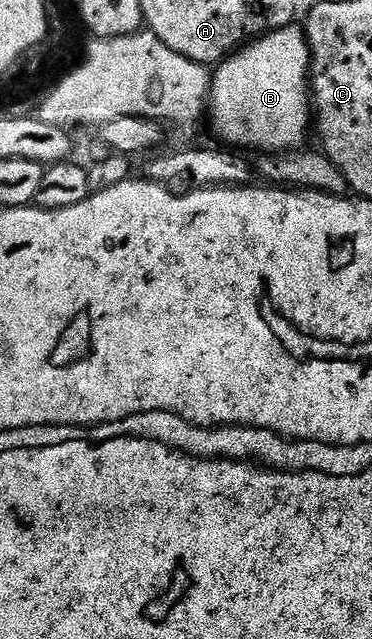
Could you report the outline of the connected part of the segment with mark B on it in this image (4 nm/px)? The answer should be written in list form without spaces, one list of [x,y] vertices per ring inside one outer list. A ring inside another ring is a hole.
[[[297,24],[262,34],[230,54],[212,71],[209,88],[207,122],[209,118],[218,143],[241,152],[300,151],[309,130],[311,134],[309,63],[309,42]]]

